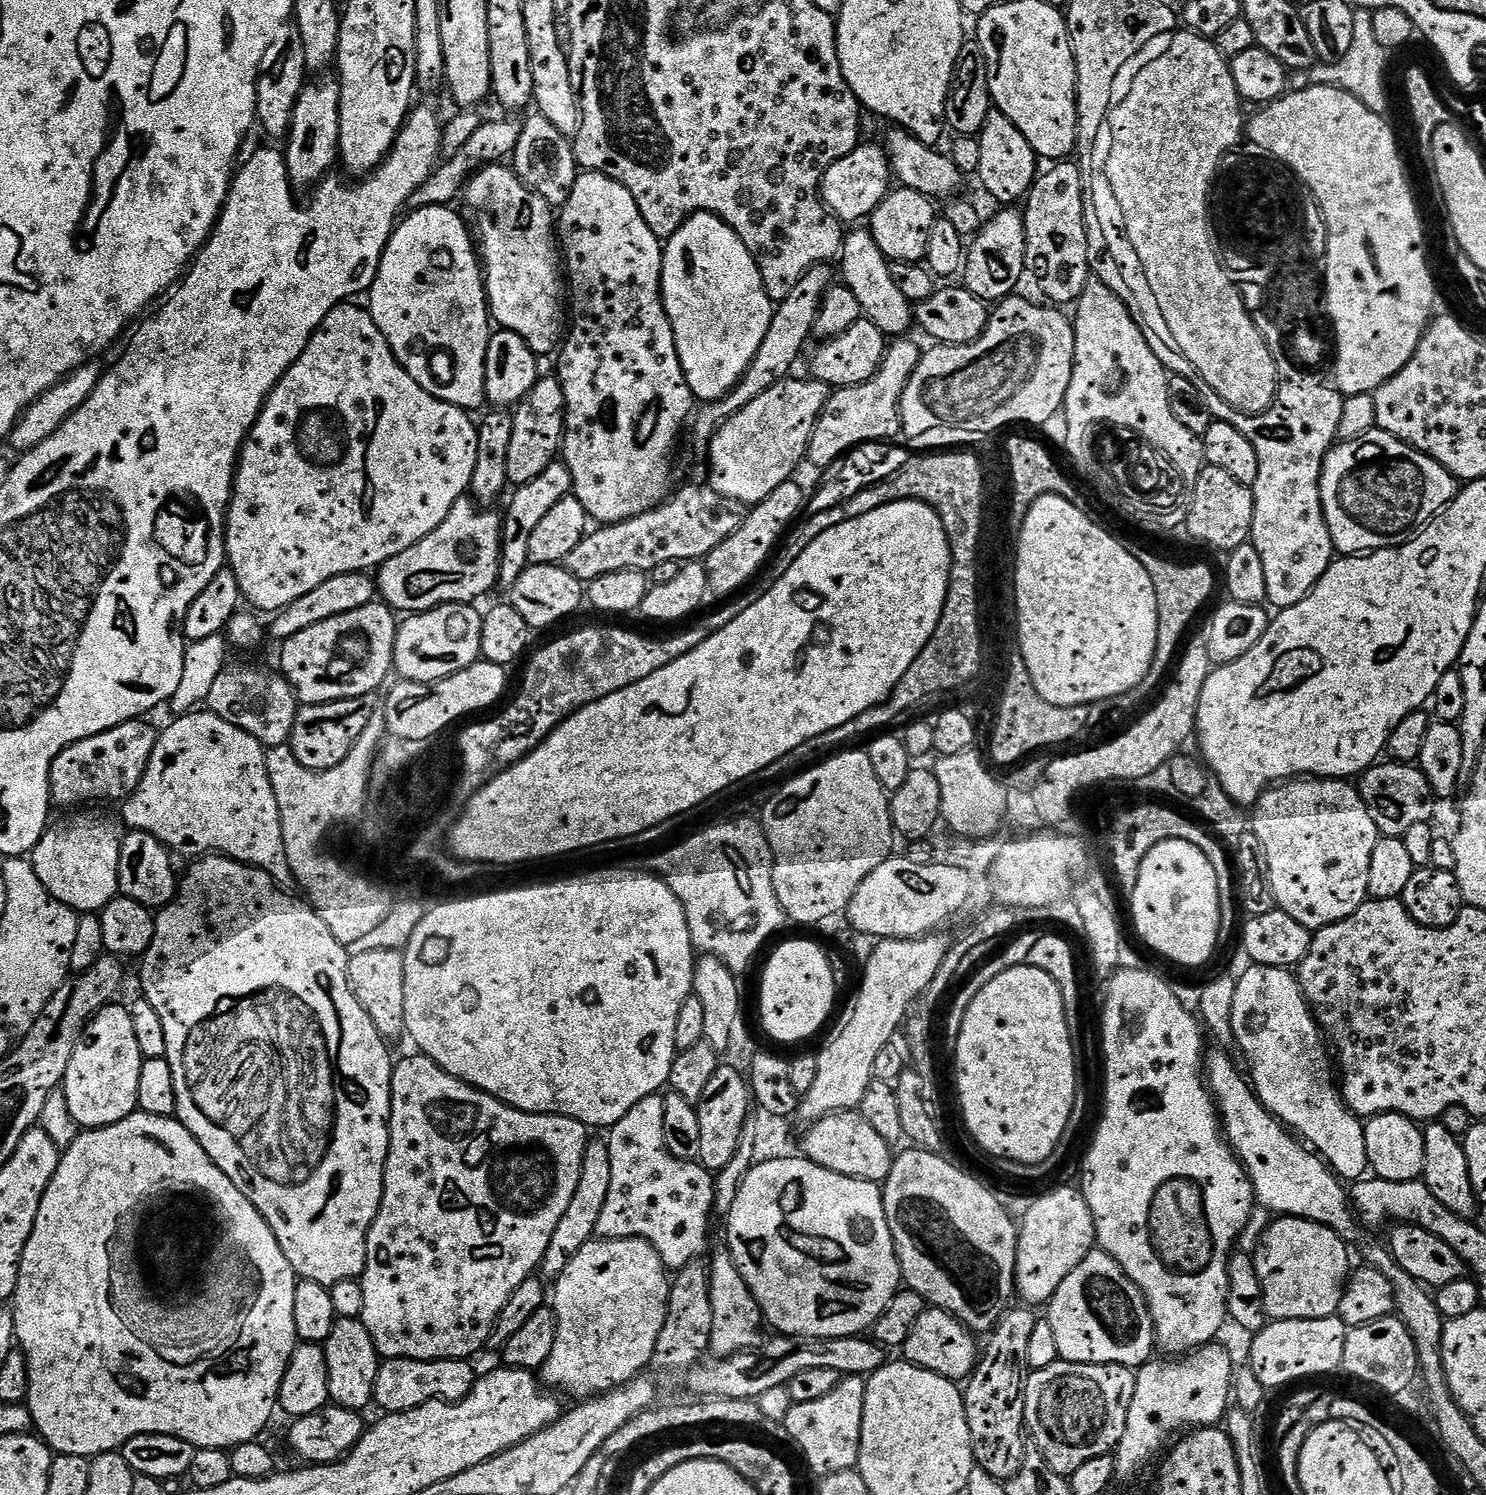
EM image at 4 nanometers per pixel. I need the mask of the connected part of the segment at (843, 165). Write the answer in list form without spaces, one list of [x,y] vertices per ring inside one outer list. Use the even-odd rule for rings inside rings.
[[[862,142],[846,158],[838,158],[820,183],[820,199],[845,225],[856,226],[859,220],[867,221],[872,211],[882,203],[894,184],[891,162],[879,144]]]

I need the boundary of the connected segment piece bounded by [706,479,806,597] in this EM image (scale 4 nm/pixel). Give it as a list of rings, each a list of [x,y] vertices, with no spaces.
[[[790,479],[782,486],[778,486],[778,490],[771,492],[761,504],[755,505],[749,511],[752,512],[749,516],[747,513],[741,519],[738,530],[734,530],[734,534],[730,534],[730,538],[726,538],[718,546],[714,546],[714,550],[706,557],[708,590],[713,597],[715,595],[731,597],[733,594],[739,593],[745,587],[743,584],[764,563],[764,567],[769,563],[770,557],[777,551],[778,545],[783,541],[789,529],[793,527],[794,521],[805,511],[806,492],[804,496],[803,490],[796,483],[795,479]]]

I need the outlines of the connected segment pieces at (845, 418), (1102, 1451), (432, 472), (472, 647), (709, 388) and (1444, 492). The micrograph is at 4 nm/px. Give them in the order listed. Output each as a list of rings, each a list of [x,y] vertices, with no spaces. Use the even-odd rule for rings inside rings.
[[[912,338],[893,339],[884,353],[884,366],[874,374],[874,378],[858,386],[835,389],[824,403],[822,414],[812,431],[808,443],[807,463],[812,463],[816,468],[828,468],[862,444],[884,442],[889,438],[896,438],[896,435],[899,437],[902,432],[902,394],[906,390],[906,382],[910,382],[910,374],[914,374],[918,366],[921,355],[922,348],[919,348]]]
[[[1059,1359],[1050,1366],[1035,1369],[1024,1391],[1024,1422],[1031,1443],[1033,1440],[1044,1455],[1043,1463],[1060,1476],[1070,1478],[1074,1470],[1090,1462],[1090,1458],[1109,1455],[1120,1444],[1126,1430],[1126,1414],[1130,1414],[1135,1385],[1136,1372],[1121,1364],[1072,1364]]]
[[[345,302],[330,310],[330,314],[326,314],[320,324],[320,329],[310,338],[302,358],[298,358],[298,362],[290,366],[290,370],[268,396],[268,403],[261,410],[248,439],[244,441],[224,529],[226,564],[238,578],[241,597],[247,603],[249,600],[253,609],[261,608],[256,610],[275,614],[302,598],[302,594],[310,594],[310,590],[322,586],[326,578],[379,569],[390,558],[402,554],[402,550],[410,550],[414,542],[426,538],[426,534],[434,531],[446,518],[446,514],[450,514],[454,502],[465,499],[466,493],[471,489],[474,462],[478,458],[478,424],[468,416],[471,415],[465,409],[434,398],[429,392],[422,390],[422,386],[418,386],[414,378],[410,378],[408,371],[390,350],[382,330],[378,330],[367,307],[360,305],[359,308],[356,302]]]
[[[439,604],[428,612],[408,614],[399,621],[394,642],[394,672],[401,681],[429,684],[450,678],[481,659],[481,609],[472,604]]]
[[[696,212],[684,225],[663,245],[664,265],[660,275],[660,291],[664,297],[664,309],[668,315],[668,320],[674,330],[674,342],[678,350],[678,358],[682,362],[682,370],[686,382],[690,386],[693,397],[700,402],[715,402],[724,399],[733,388],[739,384],[744,376],[744,371],[754,362],[754,354],[758,354],[758,346],[762,346],[762,338],[766,338],[766,330],[770,330],[772,313],[774,311],[774,302],[769,298],[768,291],[764,289],[762,274],[750,254],[750,250],[742,242],[742,238],[736,231],[730,227],[725,220],[719,216],[714,216],[710,212]]]
[[[1379,430],[1333,444],[1320,471],[1322,510],[1333,549],[1340,556],[1402,546],[1414,539],[1457,491],[1456,477],[1437,460]]]

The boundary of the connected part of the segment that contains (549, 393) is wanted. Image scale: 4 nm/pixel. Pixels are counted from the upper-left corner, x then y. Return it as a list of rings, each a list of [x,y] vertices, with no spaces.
[[[541,375],[534,387],[514,408],[514,435],[510,437],[510,451],[506,453],[508,483],[519,486],[534,482],[546,466],[557,463],[564,442],[564,411],[566,398],[555,375]]]

